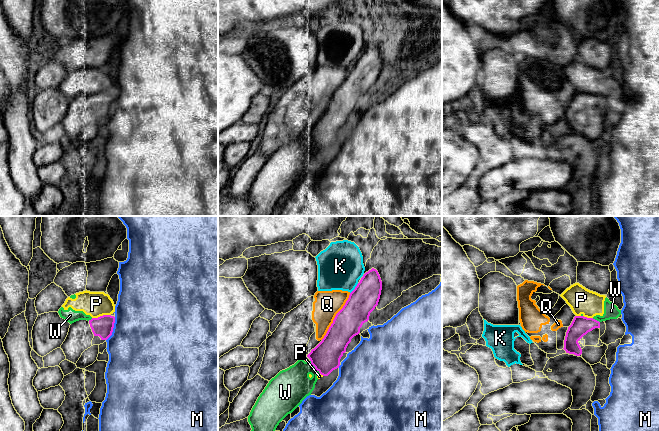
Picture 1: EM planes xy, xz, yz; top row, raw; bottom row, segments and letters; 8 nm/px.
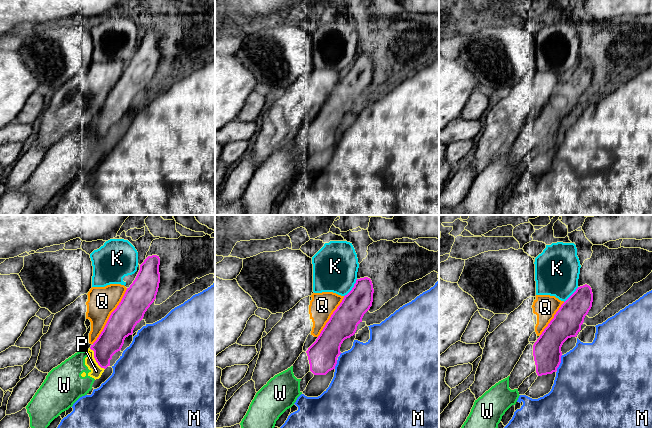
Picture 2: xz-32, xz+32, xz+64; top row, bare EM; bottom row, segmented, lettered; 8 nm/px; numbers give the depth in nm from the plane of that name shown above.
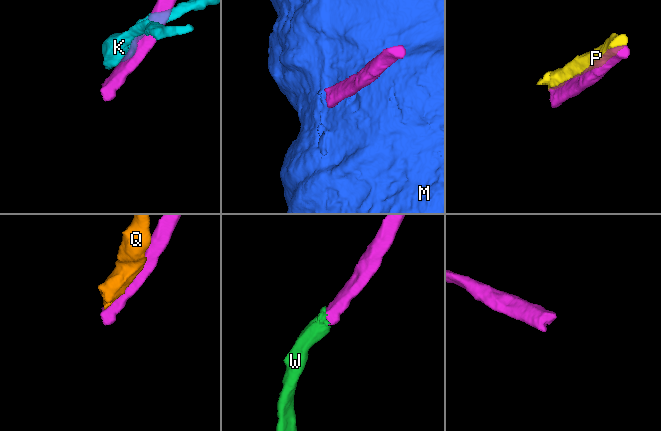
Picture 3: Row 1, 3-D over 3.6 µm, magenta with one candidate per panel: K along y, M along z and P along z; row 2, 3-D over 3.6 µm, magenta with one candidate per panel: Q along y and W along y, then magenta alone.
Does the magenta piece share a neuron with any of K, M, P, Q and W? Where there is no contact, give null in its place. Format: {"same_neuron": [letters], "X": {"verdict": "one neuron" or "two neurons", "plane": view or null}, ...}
{"same_neuron": [], "K": {"verdict": "two neurons", "plane": "xz"}, "M": {"verdict": "two neurons", "plane": "xy"}, "P": {"verdict": "two neurons", "plane": "xy"}, "Q": {"verdict": "two neurons", "plane": "xz"}, "W": {"verdict": "two neurons", "plane": "xz"}}

